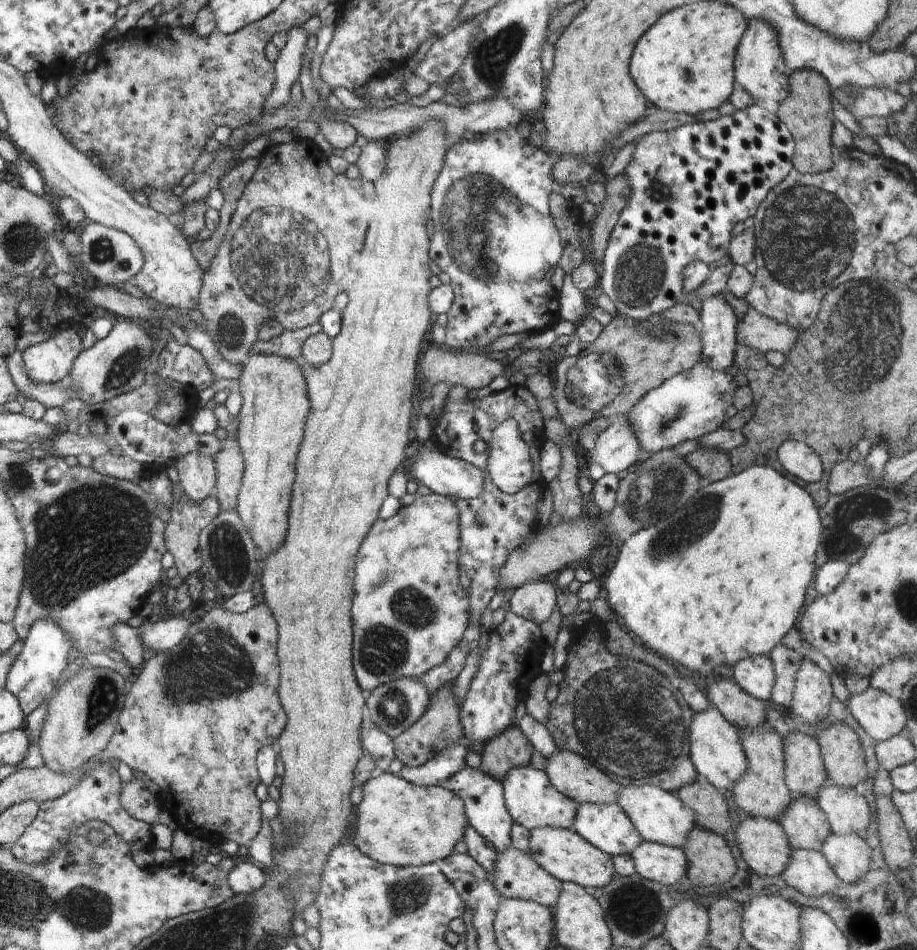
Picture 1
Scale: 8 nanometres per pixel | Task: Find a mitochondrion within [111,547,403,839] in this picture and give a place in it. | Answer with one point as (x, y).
(212, 666)

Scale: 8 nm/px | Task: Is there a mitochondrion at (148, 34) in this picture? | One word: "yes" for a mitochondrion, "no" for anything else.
no

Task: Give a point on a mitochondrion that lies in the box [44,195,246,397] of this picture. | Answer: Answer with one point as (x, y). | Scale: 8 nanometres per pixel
(123, 371)

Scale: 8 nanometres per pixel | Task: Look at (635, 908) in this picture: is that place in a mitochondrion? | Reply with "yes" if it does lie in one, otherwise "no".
yes

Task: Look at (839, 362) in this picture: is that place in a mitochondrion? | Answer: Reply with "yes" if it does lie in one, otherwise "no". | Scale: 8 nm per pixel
yes

